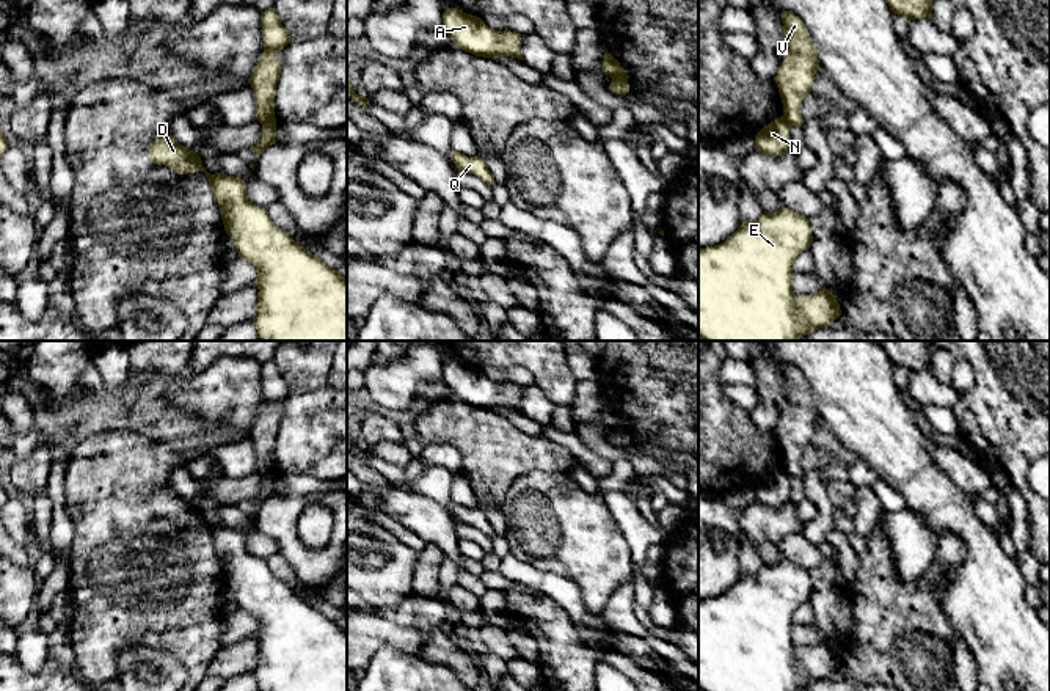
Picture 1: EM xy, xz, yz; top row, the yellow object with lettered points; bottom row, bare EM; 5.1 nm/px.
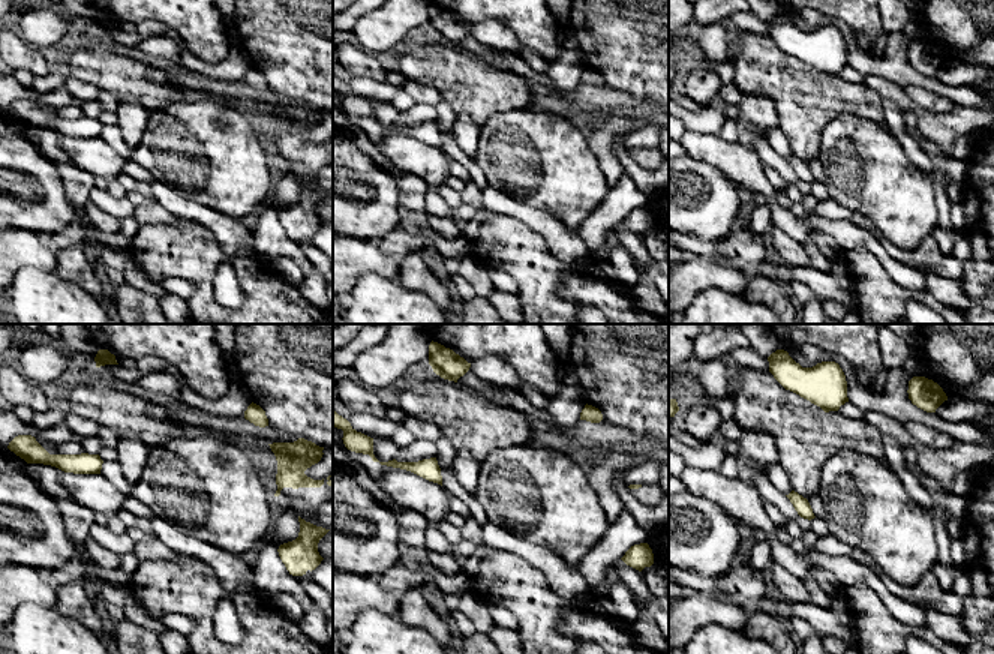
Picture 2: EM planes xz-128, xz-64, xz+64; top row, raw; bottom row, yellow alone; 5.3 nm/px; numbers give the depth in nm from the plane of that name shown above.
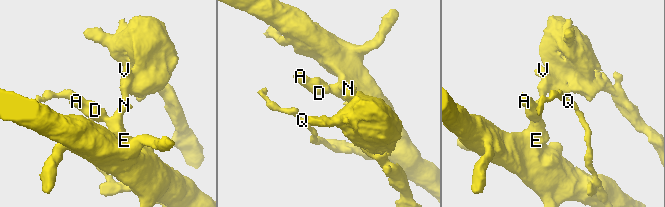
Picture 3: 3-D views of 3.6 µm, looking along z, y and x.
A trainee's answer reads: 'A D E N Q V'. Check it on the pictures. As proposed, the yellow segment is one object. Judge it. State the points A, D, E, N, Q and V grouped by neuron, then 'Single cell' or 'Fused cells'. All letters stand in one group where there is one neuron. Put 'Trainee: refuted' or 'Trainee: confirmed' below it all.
Groups: A D E N Q / V. Fused cells
Trainee: refuted

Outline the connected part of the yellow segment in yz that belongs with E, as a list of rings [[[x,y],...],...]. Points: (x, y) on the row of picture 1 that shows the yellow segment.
[[[783,207],[778,212],[764,210],[757,221],[742,221],[738,231],[719,245],[698,248],[698,341],[799,341],[815,330],[827,328],[832,320],[838,319],[841,316],[840,303],[829,289],[822,287],[816,294],[800,295],[799,298],[793,292],[793,264],[802,251],[810,248],[811,242],[810,220],[789,207]]]

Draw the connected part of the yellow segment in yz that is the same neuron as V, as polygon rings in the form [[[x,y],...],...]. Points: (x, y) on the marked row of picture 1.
[[[783,9],[782,24],[788,42],[788,57],[774,80],[782,97],[785,119],[789,126],[802,126],[802,101],[813,86],[819,60],[810,33],[799,16]]]

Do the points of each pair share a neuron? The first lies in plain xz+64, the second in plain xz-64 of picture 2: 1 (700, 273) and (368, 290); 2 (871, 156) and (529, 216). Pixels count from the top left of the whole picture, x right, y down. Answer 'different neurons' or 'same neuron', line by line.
1: different neurons
2: different neurons

